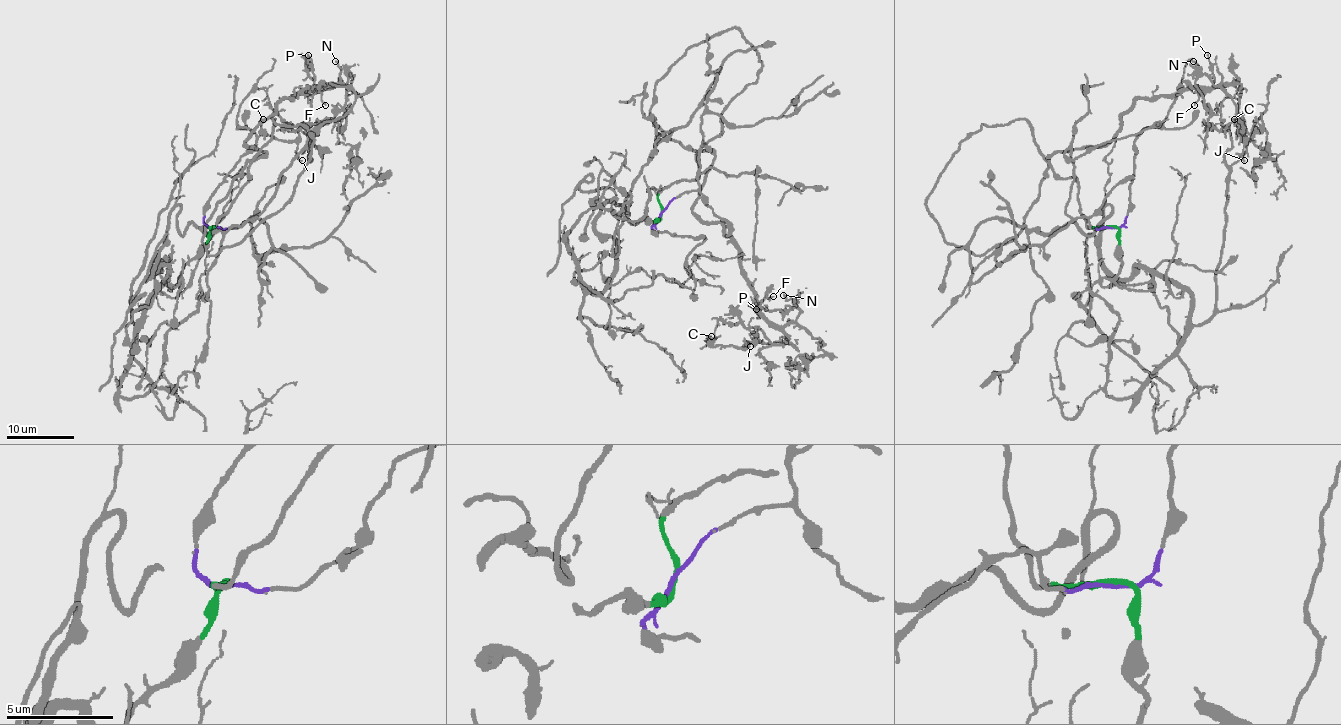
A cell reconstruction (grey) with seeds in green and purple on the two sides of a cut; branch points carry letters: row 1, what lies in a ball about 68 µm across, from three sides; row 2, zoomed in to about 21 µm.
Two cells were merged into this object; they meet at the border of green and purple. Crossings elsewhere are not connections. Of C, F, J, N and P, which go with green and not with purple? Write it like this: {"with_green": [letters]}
{"with_green": ["C", "F", "J", "N", "P"]}

